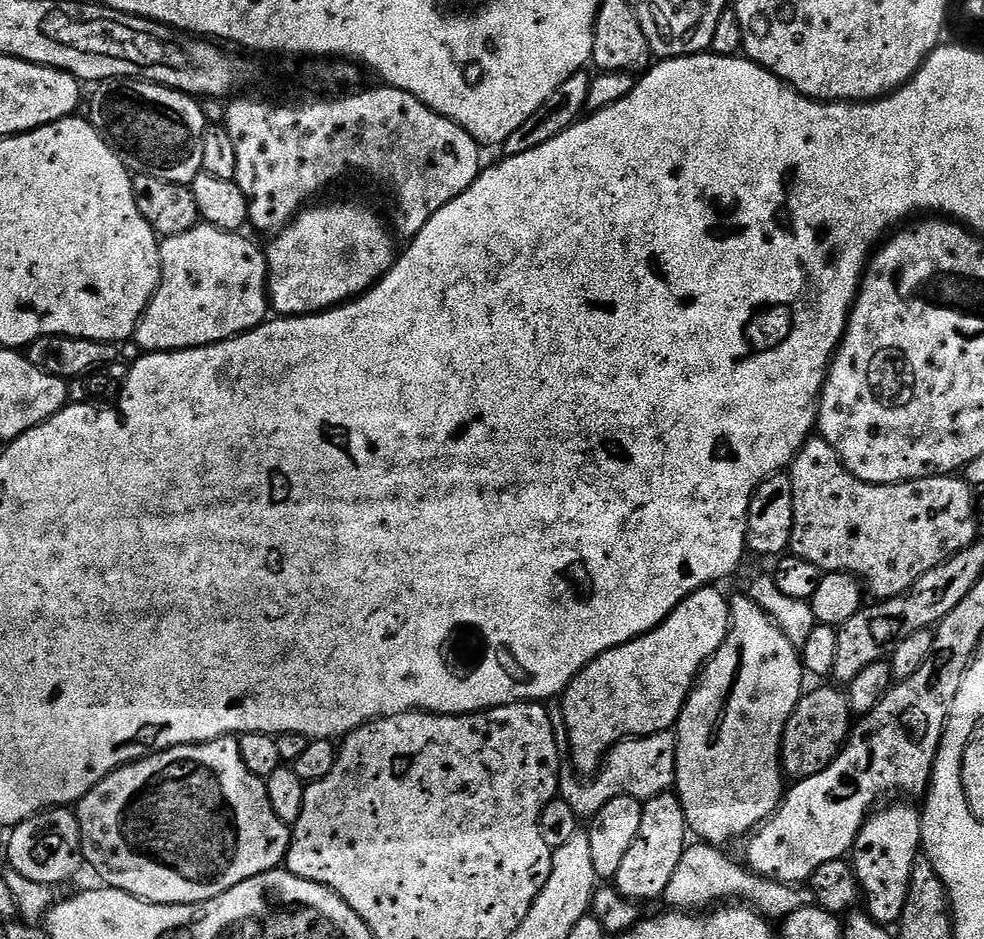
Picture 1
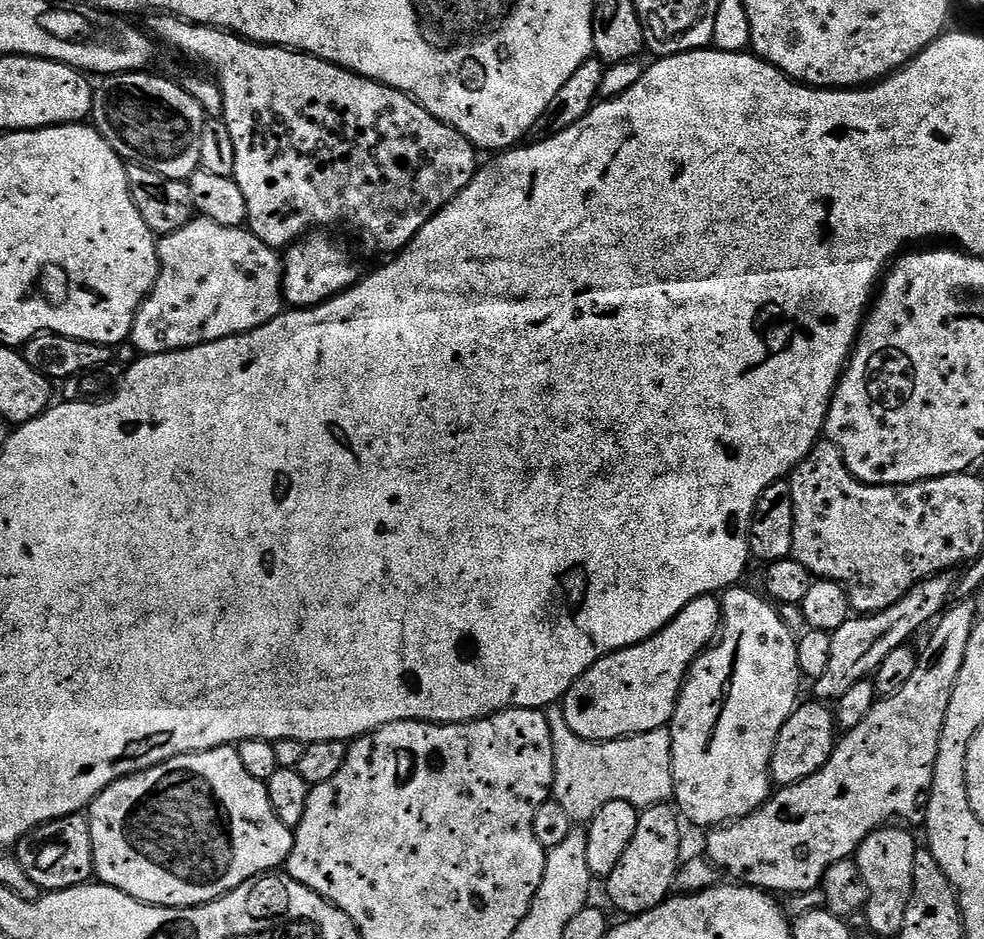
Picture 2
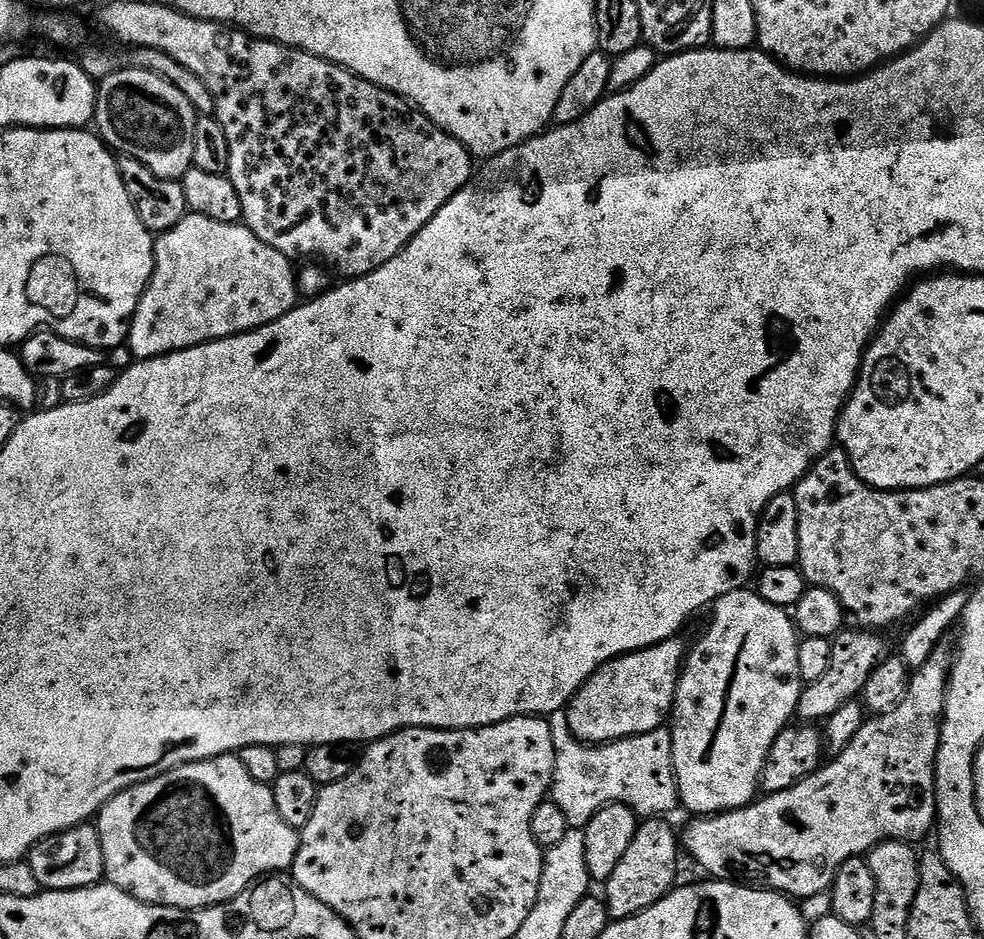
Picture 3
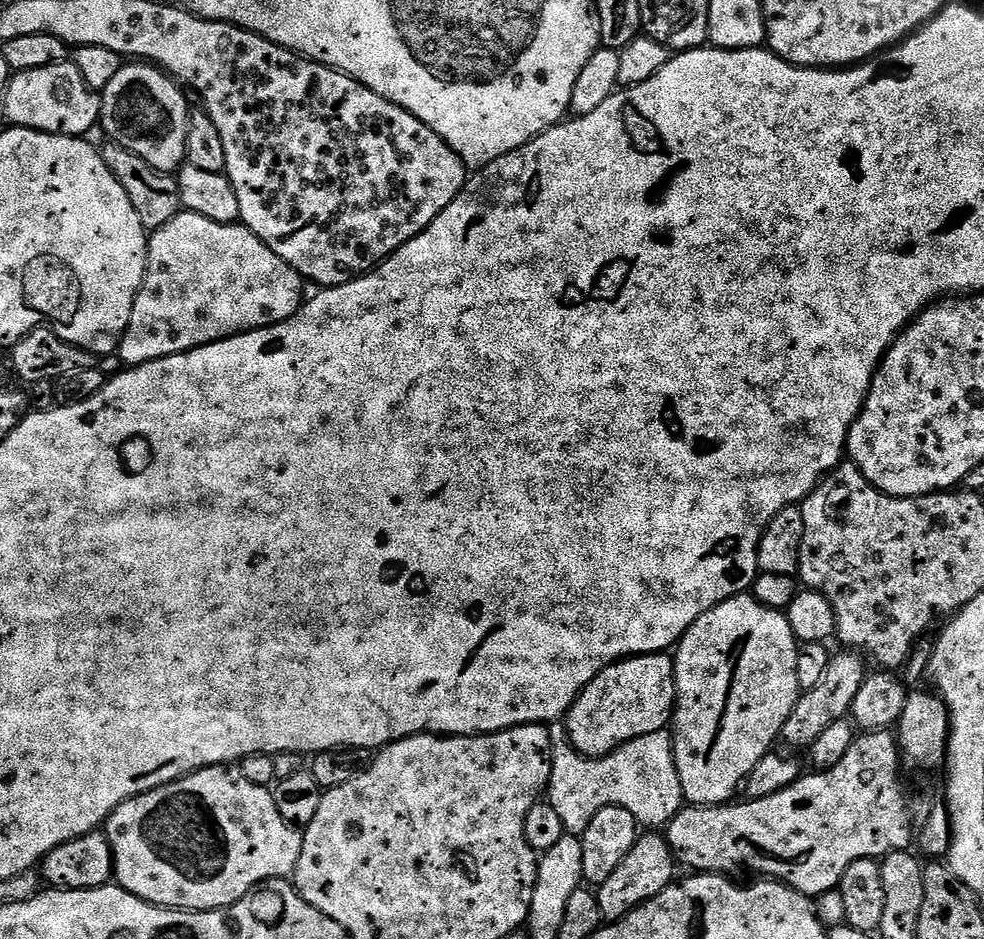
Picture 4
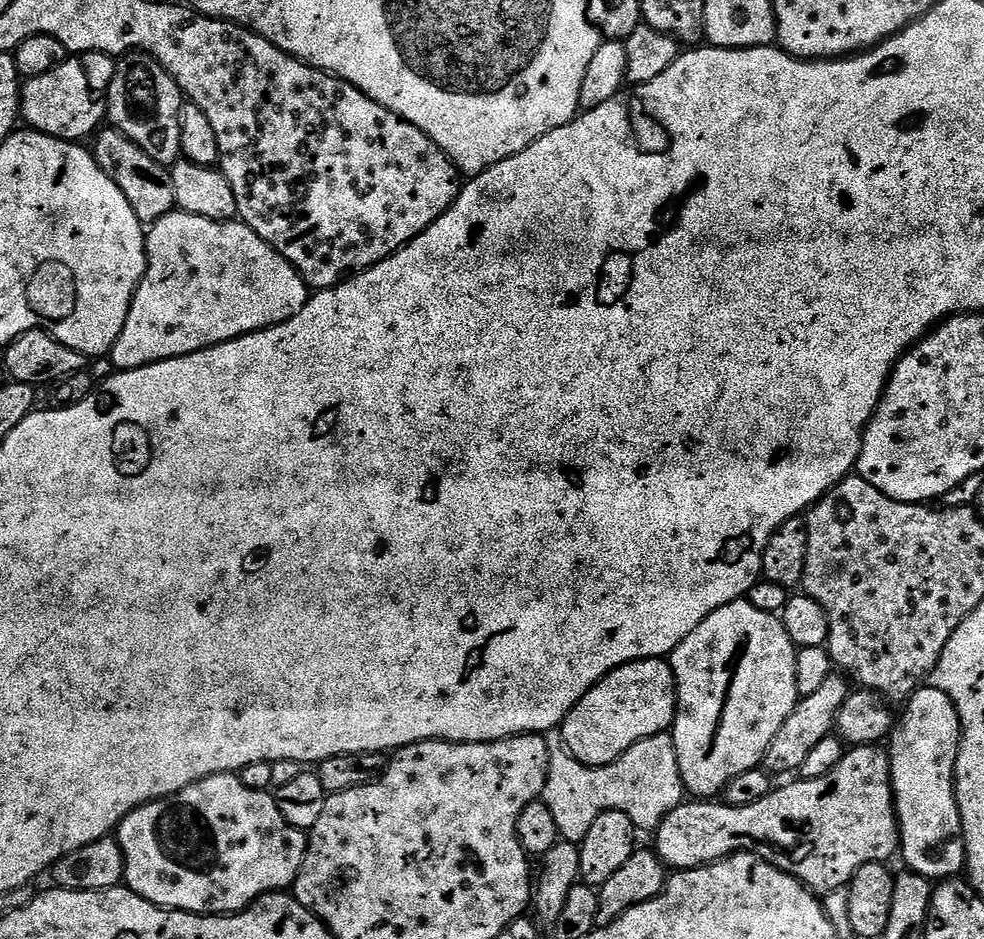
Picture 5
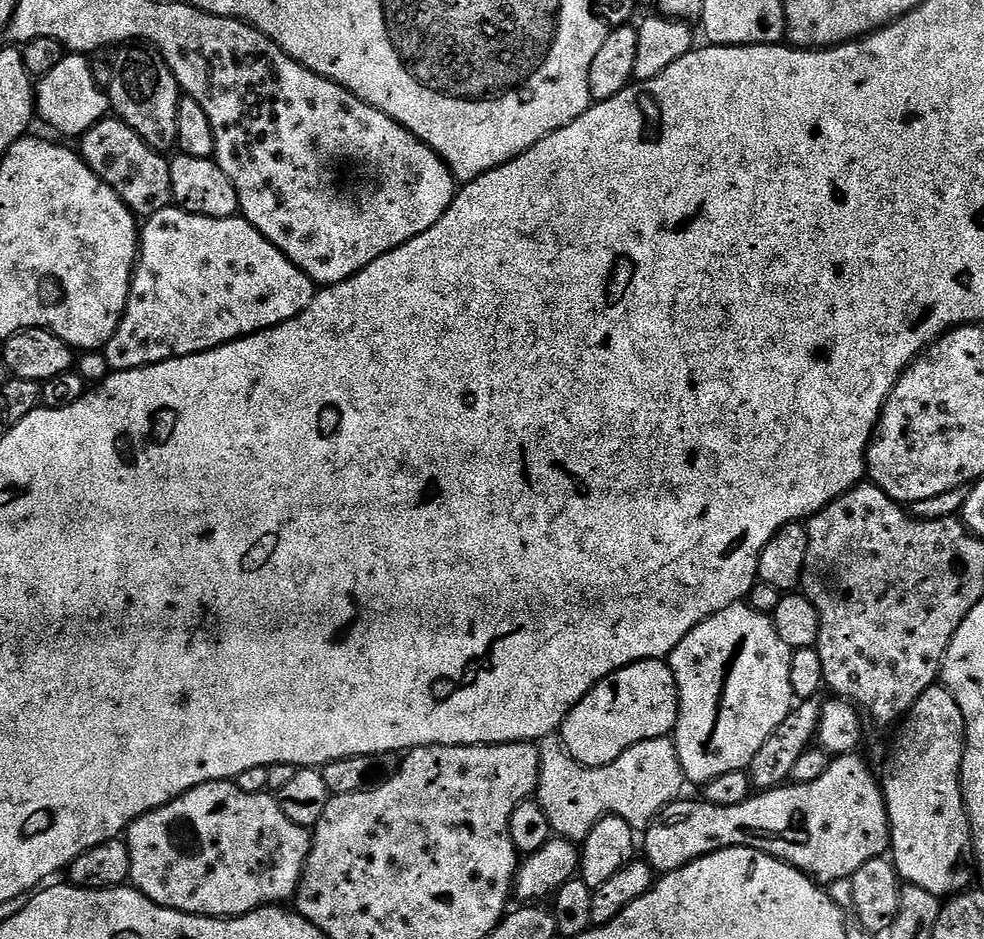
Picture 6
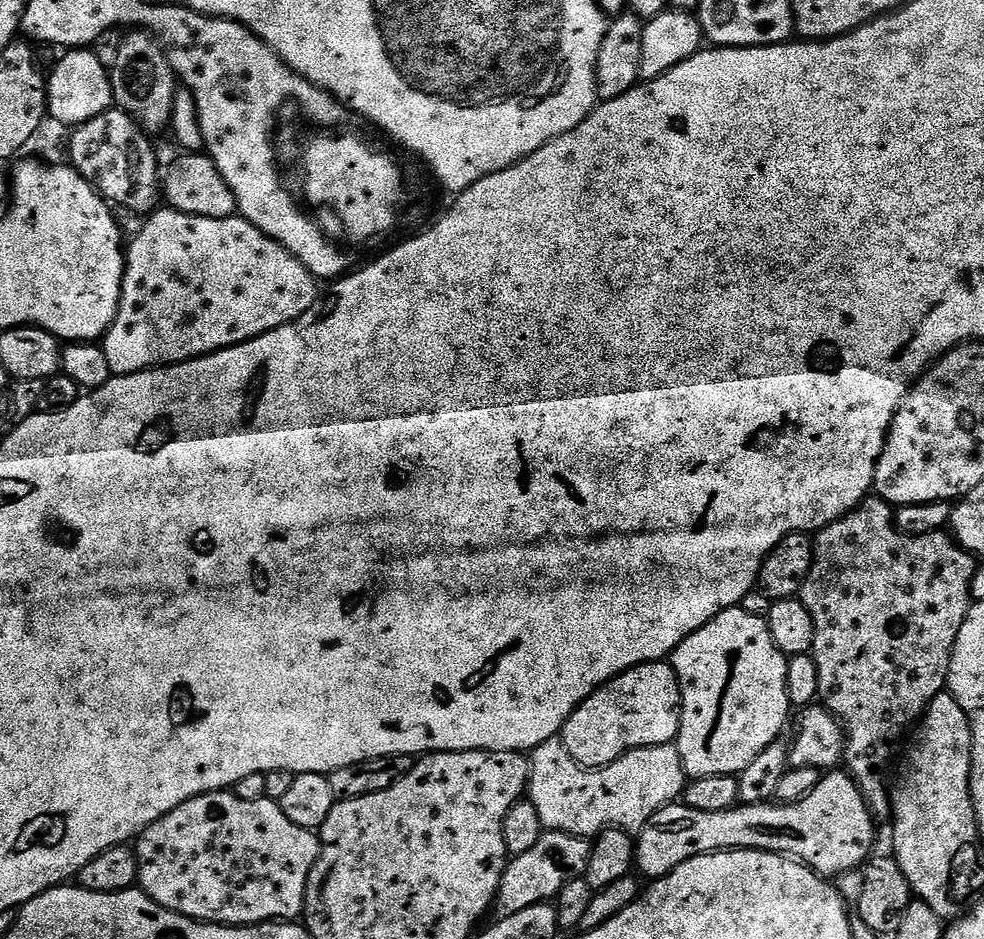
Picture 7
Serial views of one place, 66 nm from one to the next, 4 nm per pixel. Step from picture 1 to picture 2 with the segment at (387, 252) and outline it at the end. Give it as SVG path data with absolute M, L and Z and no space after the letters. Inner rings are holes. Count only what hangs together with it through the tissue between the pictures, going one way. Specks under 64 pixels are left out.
M309 234L283 253L284 299L293 309L303 310L324 304L333 296L348 291L361 279L362 271L352 256L332 234Z

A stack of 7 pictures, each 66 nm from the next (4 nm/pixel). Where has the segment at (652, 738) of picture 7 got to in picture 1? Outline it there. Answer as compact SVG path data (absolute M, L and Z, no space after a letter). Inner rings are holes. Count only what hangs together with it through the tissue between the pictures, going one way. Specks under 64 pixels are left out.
M709 586L690 594L657 628L622 646L606 650L570 681L562 694L562 707L564 725L568 728L567 743L572 744L572 760L576 763L577 773L595 773L613 744L619 744L625 738L669 731L680 719L680 711L692 692L692 685L708 659L720 649L722 642L726 642L726 634L732 625L732 605L729 597L724 597L720 590Z

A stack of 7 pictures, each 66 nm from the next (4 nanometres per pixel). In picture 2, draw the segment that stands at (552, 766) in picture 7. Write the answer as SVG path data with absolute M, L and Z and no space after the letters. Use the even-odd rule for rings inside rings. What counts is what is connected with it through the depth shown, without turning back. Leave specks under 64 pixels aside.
M551 704L546 715L554 742L552 796L574 822L592 820L606 802L630 802L643 810L673 799L672 734L667 727L620 740L593 742L570 730L570 722L566 722L560 704Z

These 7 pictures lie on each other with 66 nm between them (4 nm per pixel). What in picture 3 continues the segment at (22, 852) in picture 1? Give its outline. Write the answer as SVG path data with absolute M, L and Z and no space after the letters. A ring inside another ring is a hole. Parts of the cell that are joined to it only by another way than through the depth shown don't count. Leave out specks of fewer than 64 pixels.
M95 823L79 824L38 842L27 854L26 863L40 883L49 892L69 892L75 888L90 888L105 879L102 838Z

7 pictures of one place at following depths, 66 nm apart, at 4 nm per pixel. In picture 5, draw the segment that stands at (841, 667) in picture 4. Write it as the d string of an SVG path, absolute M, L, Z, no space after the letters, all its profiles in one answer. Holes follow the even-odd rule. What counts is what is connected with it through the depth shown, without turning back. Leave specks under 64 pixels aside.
M833 674L830 678L826 678L826 683L817 692L803 697L797 703L790 718L786 718L786 722L782 722L782 730L778 730L778 734L774 734L774 742L770 742L768 752L764 755L763 767L769 773L799 773L802 762L806 762L808 755L814 751L814 746L818 746L818 742L822 742L822 738L833 735L836 715L838 710L842 710L850 691L850 684L847 683L849 684L849 681L843 675Z

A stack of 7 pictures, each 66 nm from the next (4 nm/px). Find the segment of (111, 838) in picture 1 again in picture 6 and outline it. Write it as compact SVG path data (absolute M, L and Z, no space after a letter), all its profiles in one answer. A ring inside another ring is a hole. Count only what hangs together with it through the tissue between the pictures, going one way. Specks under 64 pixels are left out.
M215 780L197 788L191 788L189 792L183 792L166 806L162 806L158 810L150 810L145 816L138 818L128 827L126 843L130 850L130 870L132 871L130 880L136 891L141 892L154 903L161 904L163 908L188 912L192 916L231 918L233 916L244 916L247 912L253 912L259 908L280 906L295 897L296 889L300 886L300 876L304 873L304 863L307 862L312 849L312 832L290 822L290 818L286 818L286 814L282 814L280 803L276 801L275 795L268 792L246 794L246 790L242 790L231 780Z

